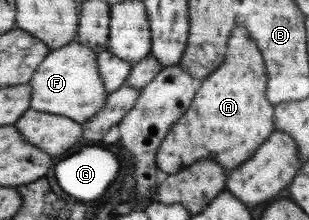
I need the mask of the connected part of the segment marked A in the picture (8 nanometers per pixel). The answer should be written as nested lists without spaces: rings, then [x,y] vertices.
[[[235,28],[233,40],[229,40],[228,44],[228,54],[225,55],[221,68],[217,68],[217,72],[212,73],[213,76],[209,75],[209,80],[203,80],[185,114],[169,128],[167,137],[157,148],[156,165],[169,175],[181,172],[182,168],[192,166],[197,160],[211,160],[221,164],[221,168],[225,170],[235,170],[253,156],[253,152],[271,136],[271,132],[275,132],[273,106],[265,98],[268,72],[263,63],[263,56],[257,48],[257,42],[249,38],[245,28]]]

